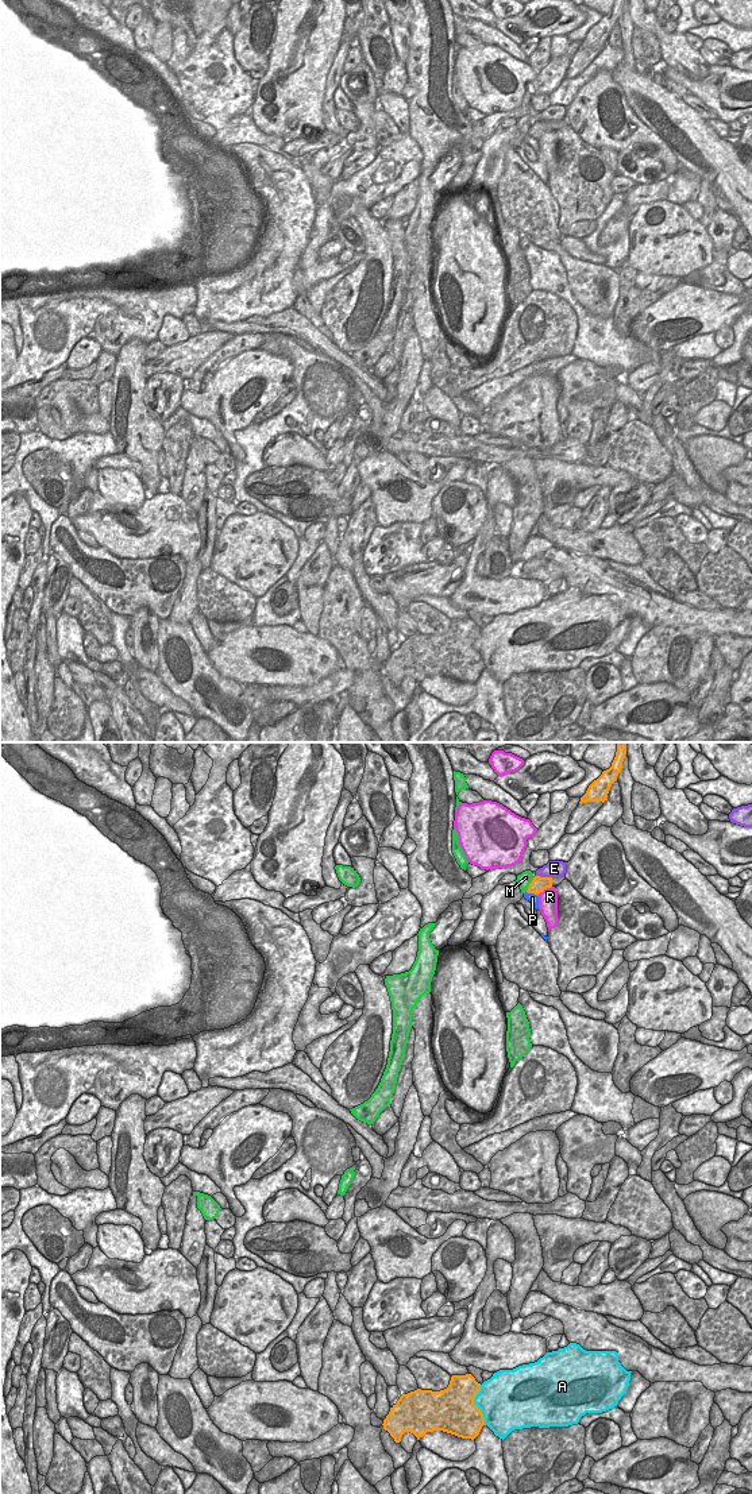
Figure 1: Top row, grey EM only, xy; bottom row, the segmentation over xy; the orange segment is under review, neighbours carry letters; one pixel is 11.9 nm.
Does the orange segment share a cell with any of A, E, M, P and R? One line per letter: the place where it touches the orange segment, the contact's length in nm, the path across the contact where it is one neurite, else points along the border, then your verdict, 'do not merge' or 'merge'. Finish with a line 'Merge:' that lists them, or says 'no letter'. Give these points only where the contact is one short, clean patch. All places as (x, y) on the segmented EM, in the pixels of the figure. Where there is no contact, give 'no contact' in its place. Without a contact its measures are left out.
A: xy (475, 1405) | 480 nm | do not merge
E: xy (544, 877) | 190 nm | along xy (536, 875), (551, 877) | do not merge
M: xy (529, 884) | 200 nm | do not merge
P: xy (532, 892) | 140 nm | along xy (527, 891), (536, 895) | do not merge
R: xy (544, 888) | 220 nm | do not merge
Merge: no letter

